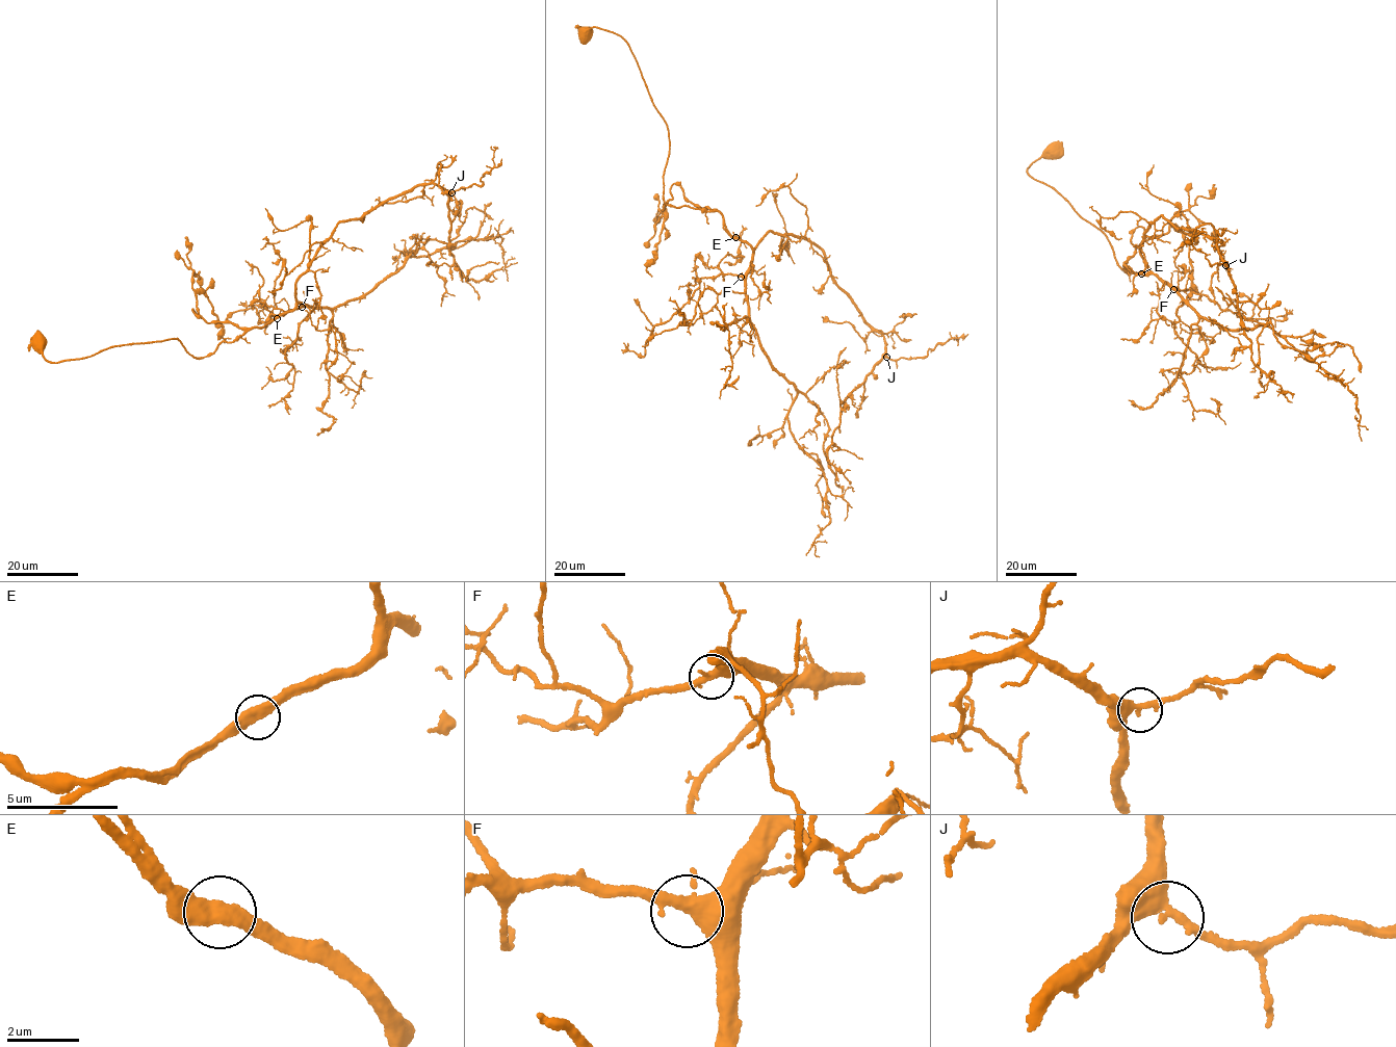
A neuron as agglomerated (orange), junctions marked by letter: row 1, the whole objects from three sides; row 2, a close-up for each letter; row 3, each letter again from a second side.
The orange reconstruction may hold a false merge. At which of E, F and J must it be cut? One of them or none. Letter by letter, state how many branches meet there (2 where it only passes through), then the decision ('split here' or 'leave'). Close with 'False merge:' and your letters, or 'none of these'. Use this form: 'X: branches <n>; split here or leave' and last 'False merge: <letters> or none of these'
E: branches 2; leave
F: branches 2; leave
J: branches 2; leave
False merge: none of these

